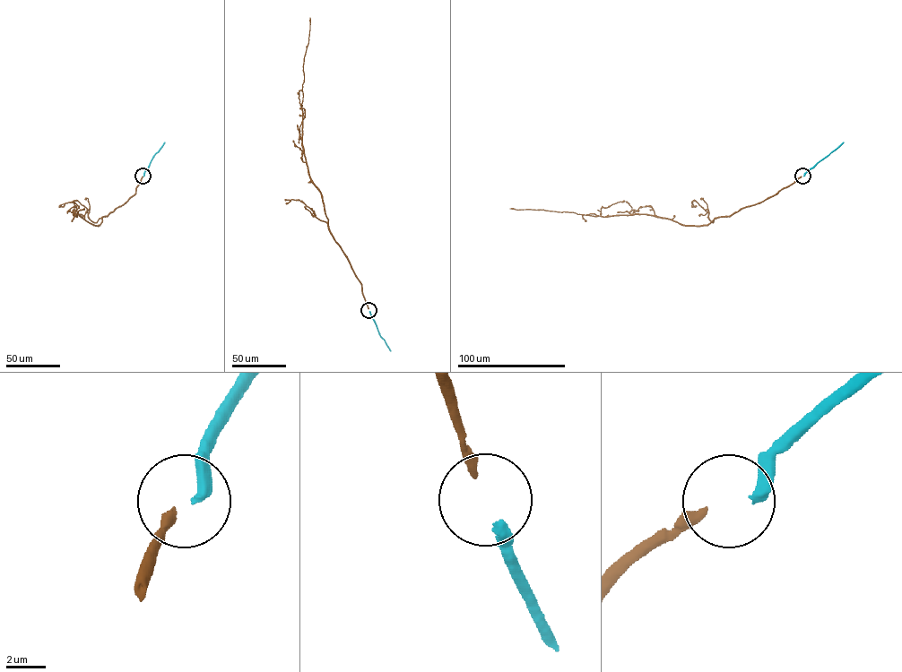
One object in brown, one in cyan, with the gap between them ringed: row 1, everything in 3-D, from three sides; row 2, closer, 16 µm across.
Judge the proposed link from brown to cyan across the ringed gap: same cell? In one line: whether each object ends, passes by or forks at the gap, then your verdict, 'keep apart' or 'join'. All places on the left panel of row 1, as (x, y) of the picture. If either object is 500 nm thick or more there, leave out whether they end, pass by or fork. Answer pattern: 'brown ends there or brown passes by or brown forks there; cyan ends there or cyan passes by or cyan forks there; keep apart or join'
brown ends there; cyan ends there; join

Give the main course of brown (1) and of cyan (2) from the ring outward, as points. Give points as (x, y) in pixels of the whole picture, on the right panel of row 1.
1: (802, 176), (767, 199), (701, 226), (683, 225), (668, 219), (646, 214), (602, 217), (510, 208)
2: (803, 176), (843, 142)

